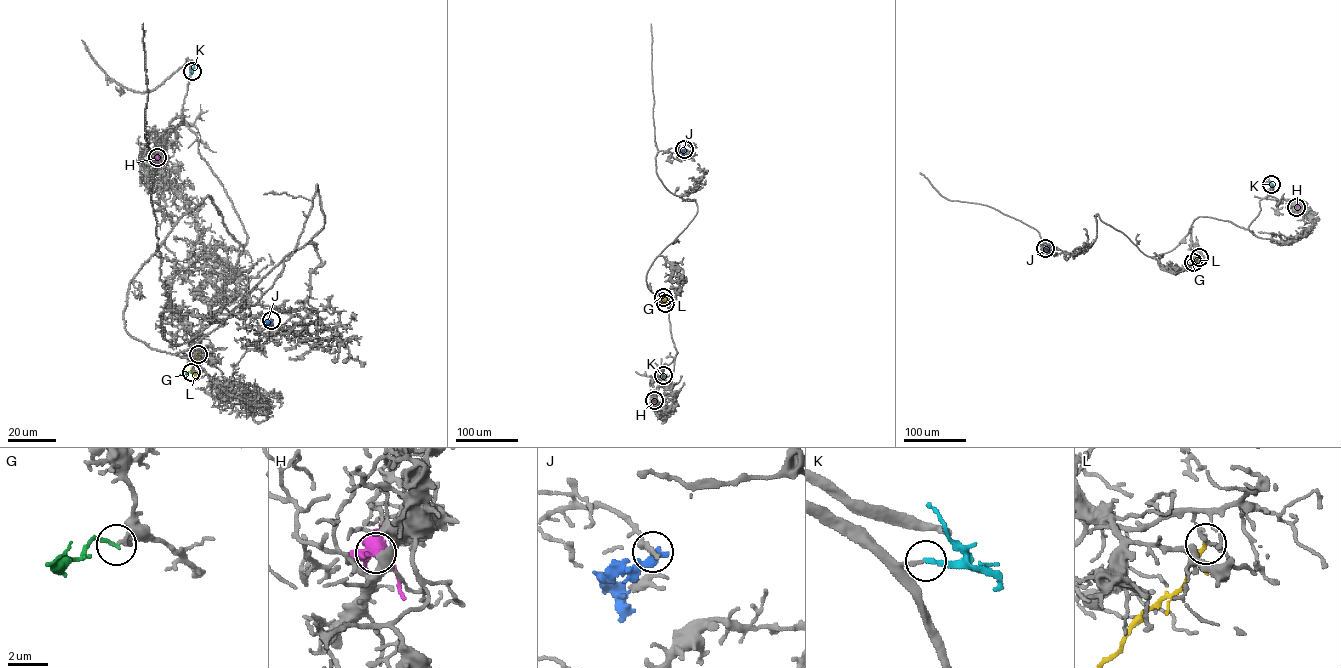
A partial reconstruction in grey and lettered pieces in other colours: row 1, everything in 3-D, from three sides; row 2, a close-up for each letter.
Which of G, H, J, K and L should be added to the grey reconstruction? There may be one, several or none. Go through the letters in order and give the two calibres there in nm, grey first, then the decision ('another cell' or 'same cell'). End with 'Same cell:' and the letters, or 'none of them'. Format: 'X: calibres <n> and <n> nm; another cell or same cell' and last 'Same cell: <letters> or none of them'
G: calibres 170 and 190 nm; another cell
H: calibres 340 and 380 nm; another cell
J: calibres 400 and 440 nm; another cell
K: calibres 180 and 220 nm; same cell
L: calibres 130 and 180 nm; another cell
Same cell: K

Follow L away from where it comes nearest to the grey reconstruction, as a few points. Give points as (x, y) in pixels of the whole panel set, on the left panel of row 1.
L: (198, 354), (190, 370), (199, 375)

